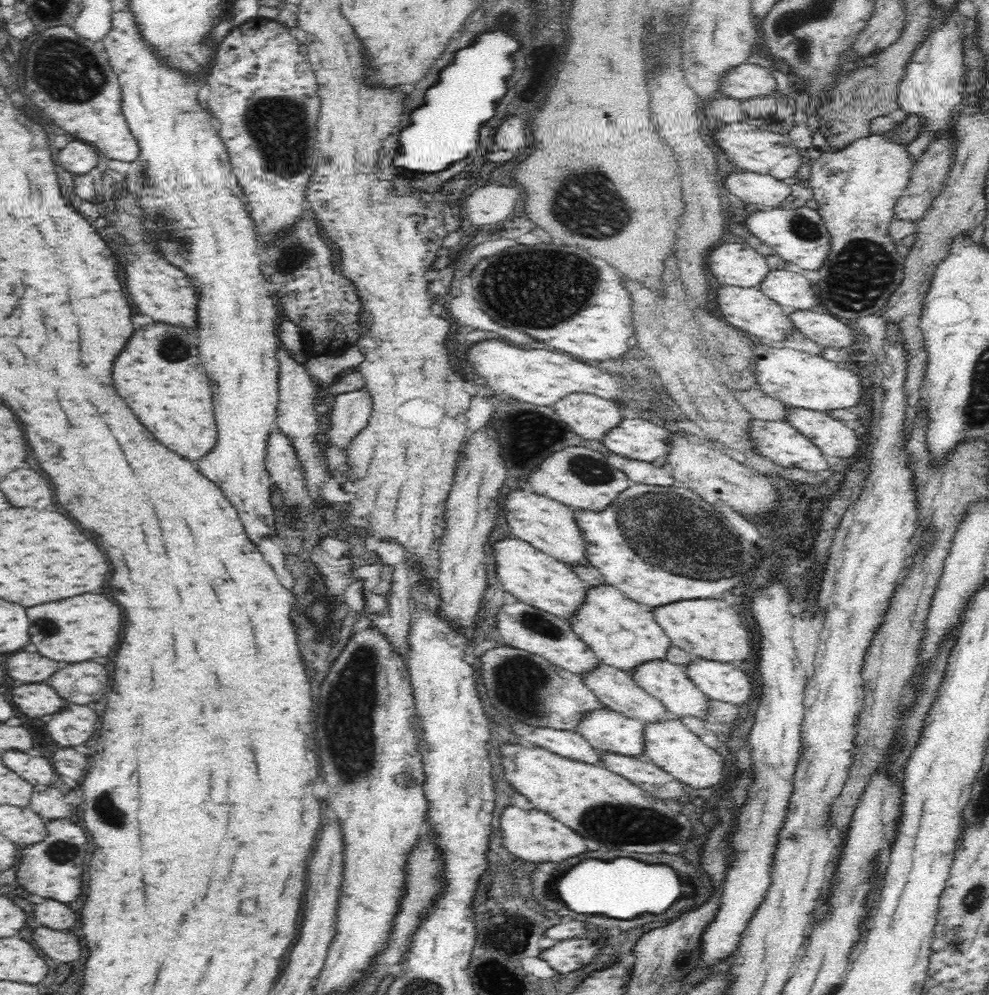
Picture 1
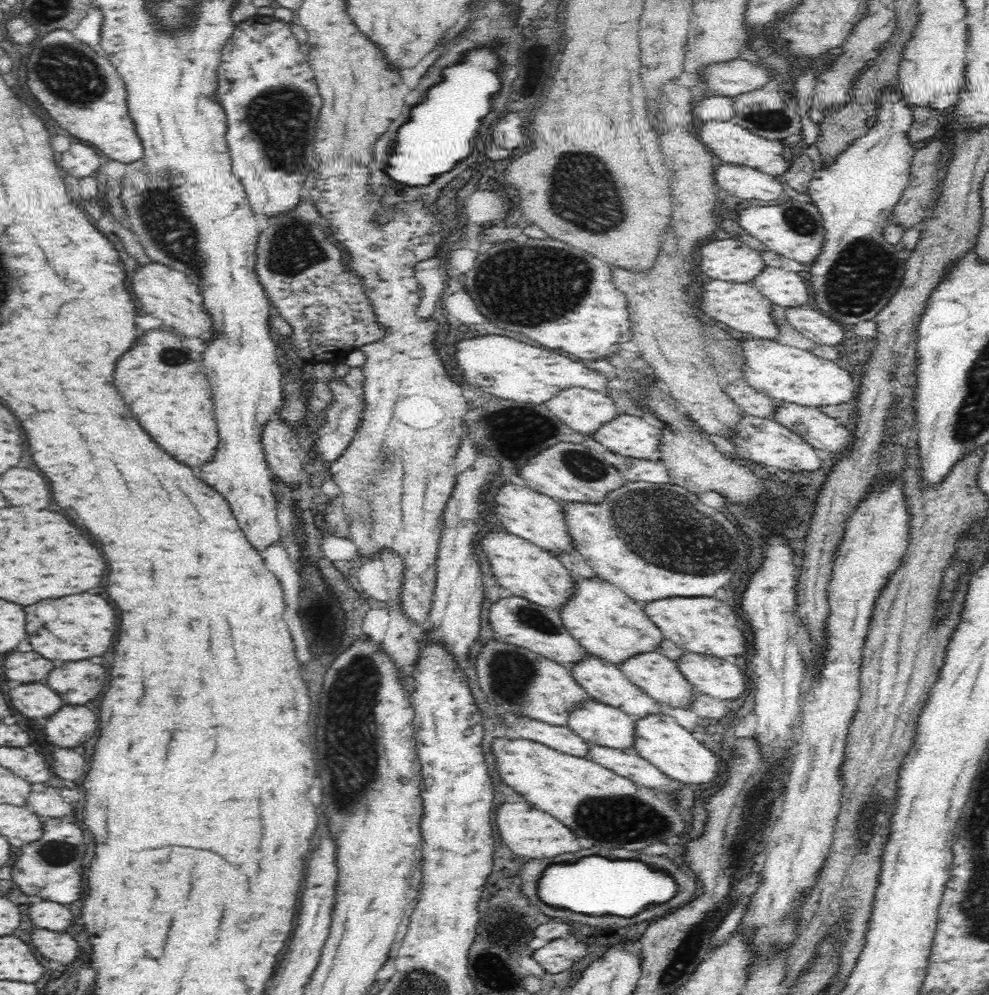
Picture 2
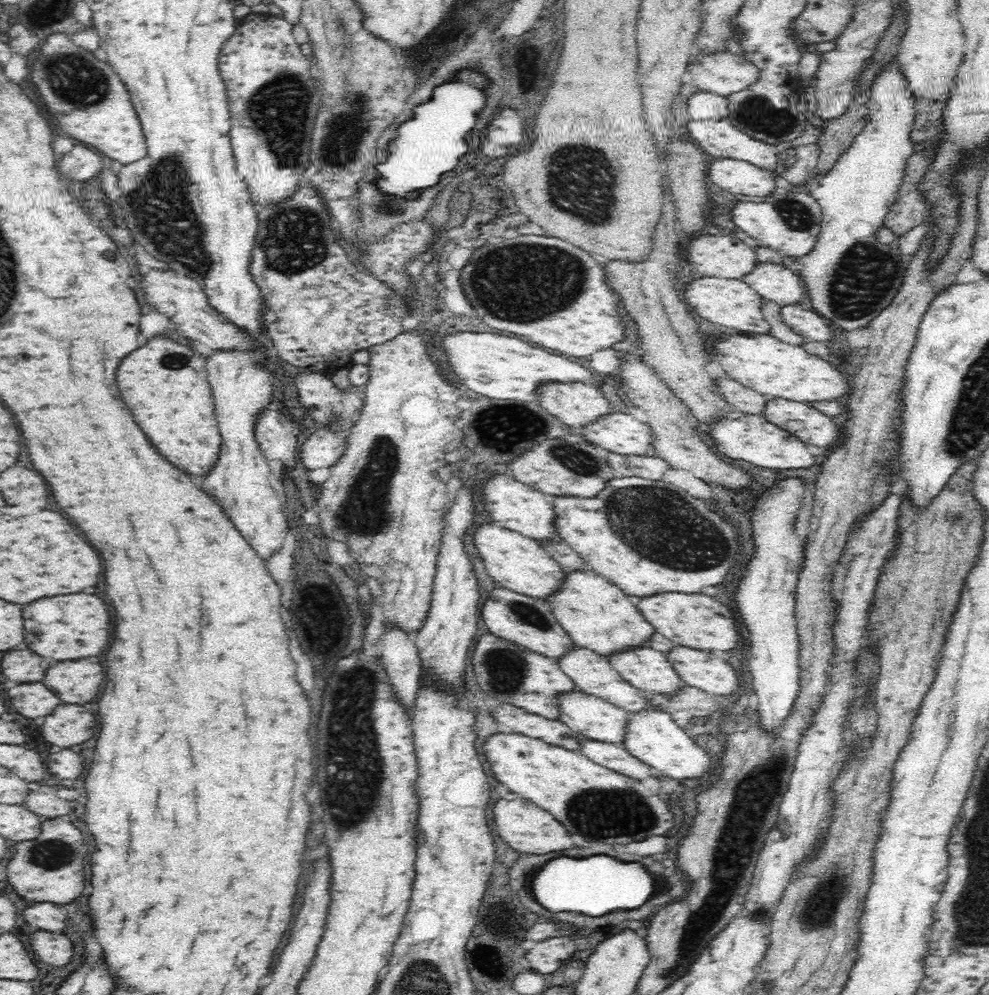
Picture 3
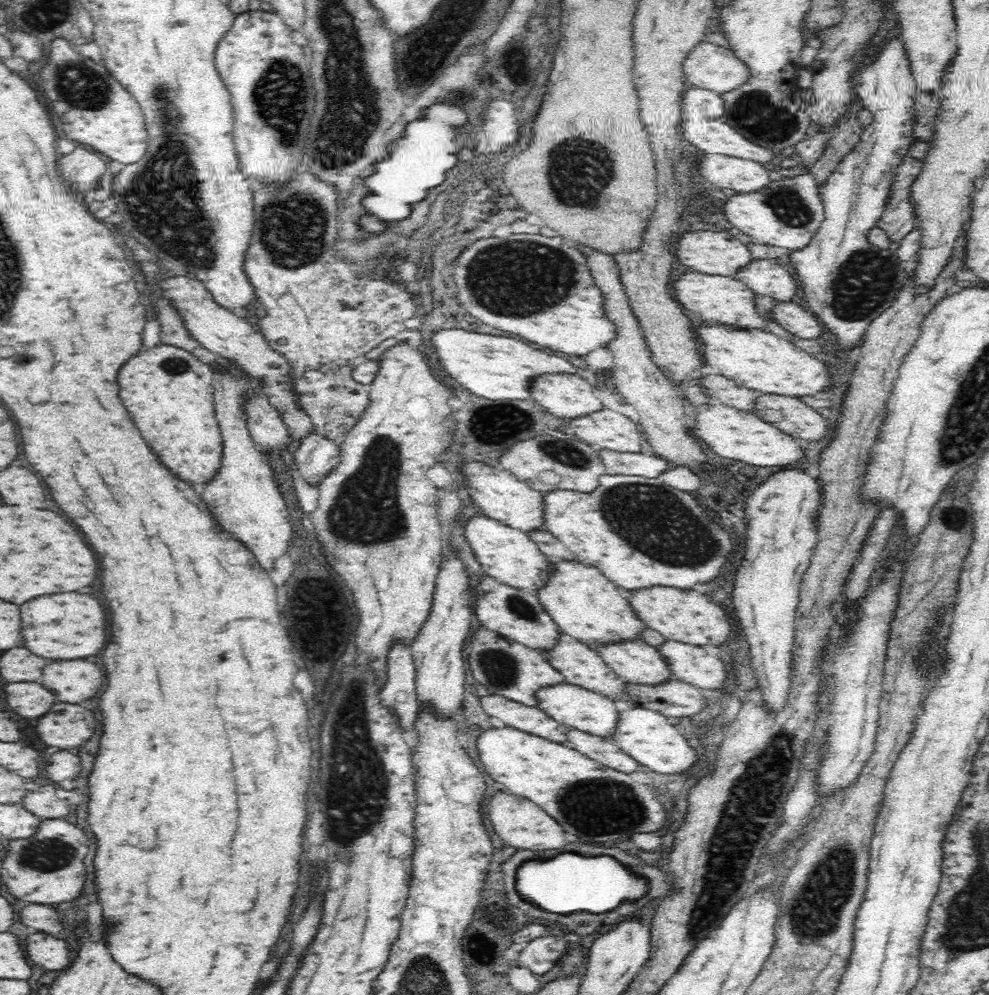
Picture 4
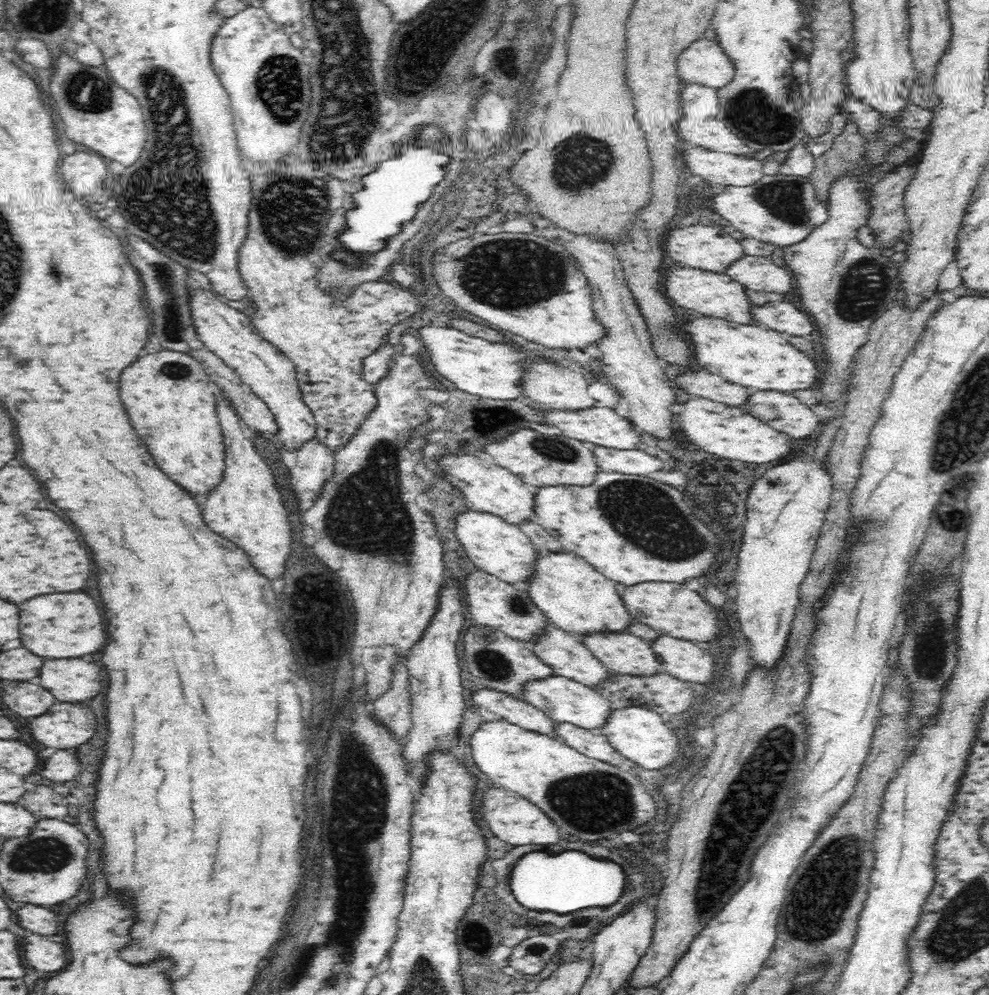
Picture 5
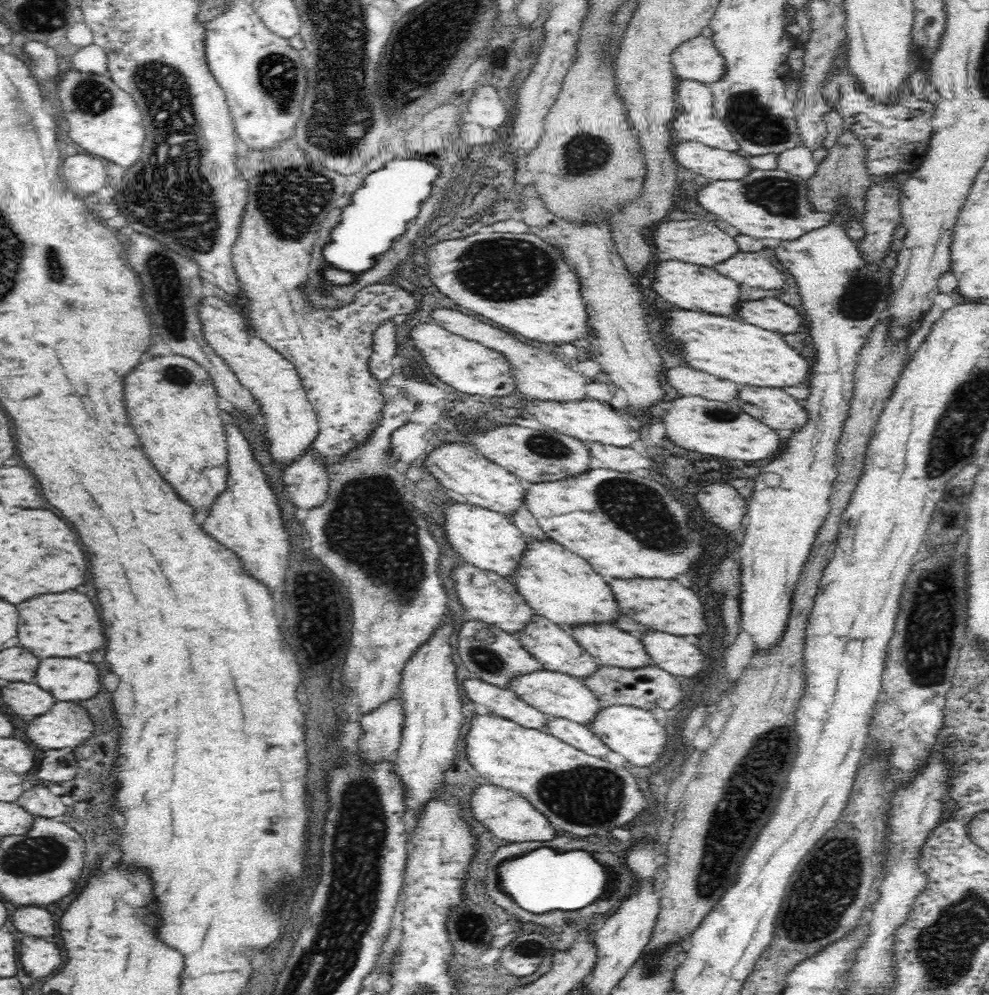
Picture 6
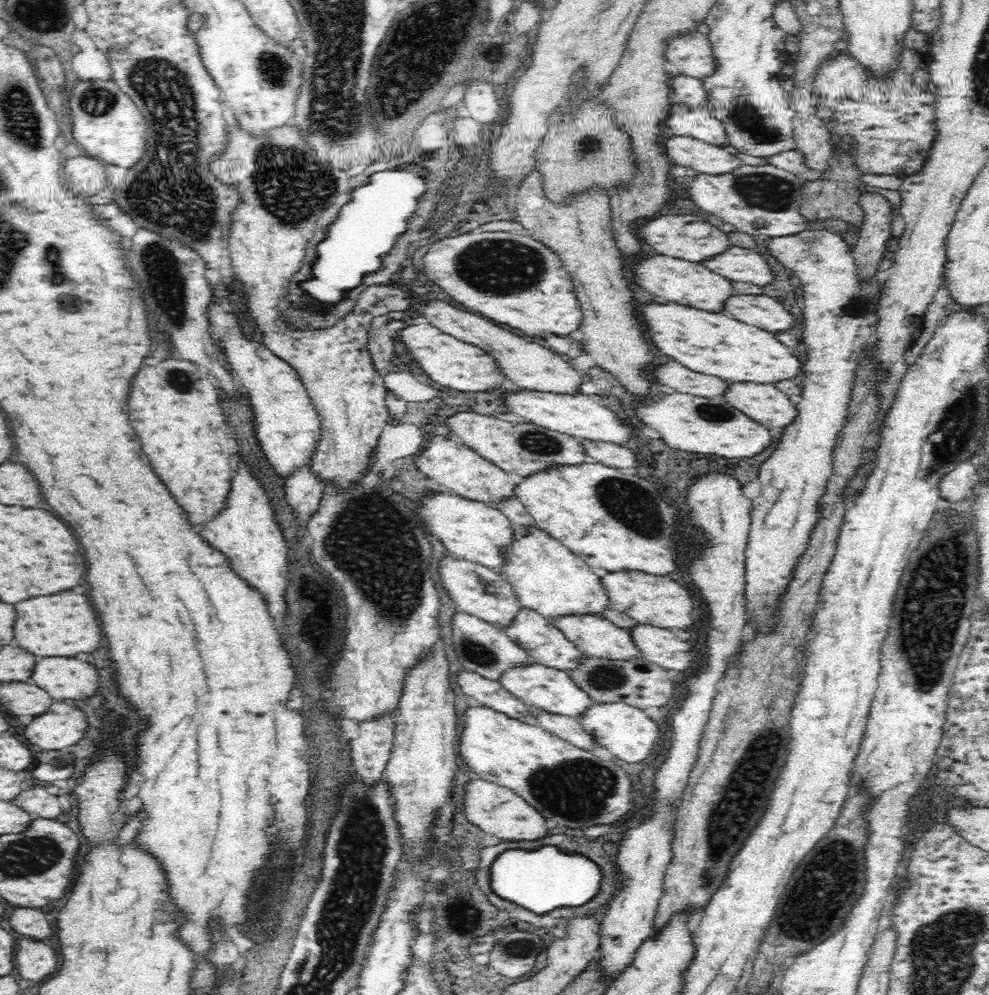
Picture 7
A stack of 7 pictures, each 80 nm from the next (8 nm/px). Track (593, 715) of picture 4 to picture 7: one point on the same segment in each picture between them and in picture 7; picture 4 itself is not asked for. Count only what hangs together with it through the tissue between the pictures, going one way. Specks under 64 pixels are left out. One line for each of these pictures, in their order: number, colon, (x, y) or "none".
5: (570, 703)
6: (556, 695)
7: (547, 690)

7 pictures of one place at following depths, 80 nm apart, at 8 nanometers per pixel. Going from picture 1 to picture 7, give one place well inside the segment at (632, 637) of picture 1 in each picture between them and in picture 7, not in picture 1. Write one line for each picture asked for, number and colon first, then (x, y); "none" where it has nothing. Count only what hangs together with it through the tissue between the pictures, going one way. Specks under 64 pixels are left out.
2: (613, 627)
3: (597, 615)
4: (585, 605)
5: (575, 597)
6: (561, 586)
7: (547, 577)

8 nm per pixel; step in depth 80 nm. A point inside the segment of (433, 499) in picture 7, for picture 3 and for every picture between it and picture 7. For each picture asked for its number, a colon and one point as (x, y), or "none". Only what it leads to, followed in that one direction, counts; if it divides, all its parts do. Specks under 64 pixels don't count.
3: (521, 565)
4: (511, 557)
5: (500, 549)
6: (490, 541)

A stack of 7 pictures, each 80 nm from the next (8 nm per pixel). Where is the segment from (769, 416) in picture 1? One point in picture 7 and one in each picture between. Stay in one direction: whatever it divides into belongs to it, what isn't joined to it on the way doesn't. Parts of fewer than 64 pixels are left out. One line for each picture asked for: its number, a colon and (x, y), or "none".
2: (752, 402)
3: (743, 399)
4: (727, 392)
5: (707, 385)
6: (689, 381)
7: (681, 379)

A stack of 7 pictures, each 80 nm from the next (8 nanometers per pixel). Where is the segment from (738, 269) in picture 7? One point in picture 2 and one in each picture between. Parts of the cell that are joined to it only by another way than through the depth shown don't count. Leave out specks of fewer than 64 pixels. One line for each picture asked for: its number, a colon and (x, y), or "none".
2: (786, 289)
3: (776, 283)
4: (765, 277)
5: (758, 273)
6: (752, 269)

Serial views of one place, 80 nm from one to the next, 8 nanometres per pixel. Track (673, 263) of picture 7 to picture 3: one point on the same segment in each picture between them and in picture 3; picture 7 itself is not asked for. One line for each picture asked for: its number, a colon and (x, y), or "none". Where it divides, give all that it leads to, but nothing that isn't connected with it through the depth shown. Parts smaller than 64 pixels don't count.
3: (733, 303)
4: (726, 300)
5: (713, 295)
6: (690, 287)

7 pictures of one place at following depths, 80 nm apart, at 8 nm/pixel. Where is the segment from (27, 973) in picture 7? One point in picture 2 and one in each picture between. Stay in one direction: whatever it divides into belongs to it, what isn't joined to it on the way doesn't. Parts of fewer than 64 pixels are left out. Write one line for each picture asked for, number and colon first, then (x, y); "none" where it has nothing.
2: (59, 946)
3: (58, 949)
4: (53, 953)
5: (43, 954)
6: (39, 957)

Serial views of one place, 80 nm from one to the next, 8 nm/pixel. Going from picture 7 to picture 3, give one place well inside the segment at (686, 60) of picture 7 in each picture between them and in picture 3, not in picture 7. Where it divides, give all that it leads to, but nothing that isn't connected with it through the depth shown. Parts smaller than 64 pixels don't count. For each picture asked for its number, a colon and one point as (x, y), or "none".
3: (724, 74)
4: (711, 67)
5: (706, 63)
6: (698, 59)

